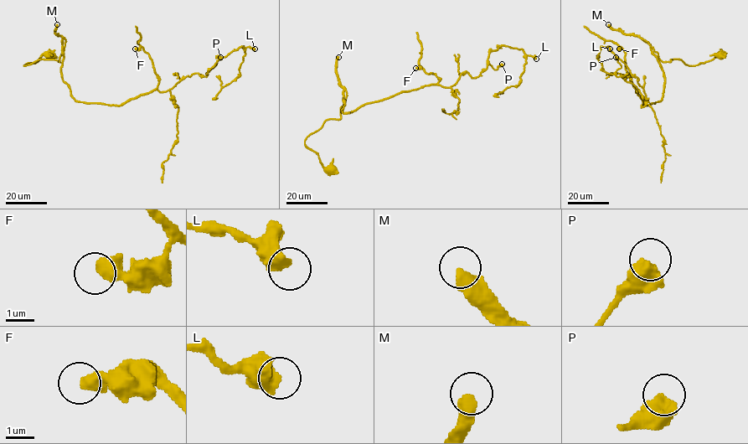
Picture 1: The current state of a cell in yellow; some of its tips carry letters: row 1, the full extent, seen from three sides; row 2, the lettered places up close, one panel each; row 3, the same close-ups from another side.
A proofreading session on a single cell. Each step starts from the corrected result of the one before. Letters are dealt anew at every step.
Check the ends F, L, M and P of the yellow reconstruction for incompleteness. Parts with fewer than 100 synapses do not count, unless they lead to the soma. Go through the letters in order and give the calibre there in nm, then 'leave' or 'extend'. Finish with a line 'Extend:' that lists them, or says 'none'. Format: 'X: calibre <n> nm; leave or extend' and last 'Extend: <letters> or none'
F: calibre 550 nm; leave
L: calibre 600 nm; leave
M: calibre 500 nm; extend
P: calibre 550 nm; leave
Extend: M

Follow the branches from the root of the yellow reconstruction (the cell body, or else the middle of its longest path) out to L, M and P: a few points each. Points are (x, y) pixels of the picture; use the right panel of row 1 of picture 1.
L: (720, 55), (662, 62), (642, 38), (665, 80), (644, 105), (628, 73), (603, 69), (610, 49)
M: (720, 55), (693, 65), (678, 59), (662, 62), (647, 41), (637, 35), (614, 30), (608, 24)
P: (720, 55), (662, 62), (642, 38), (665, 80), (662, 99), (646, 105), (629, 74), (616, 74), (616, 57)

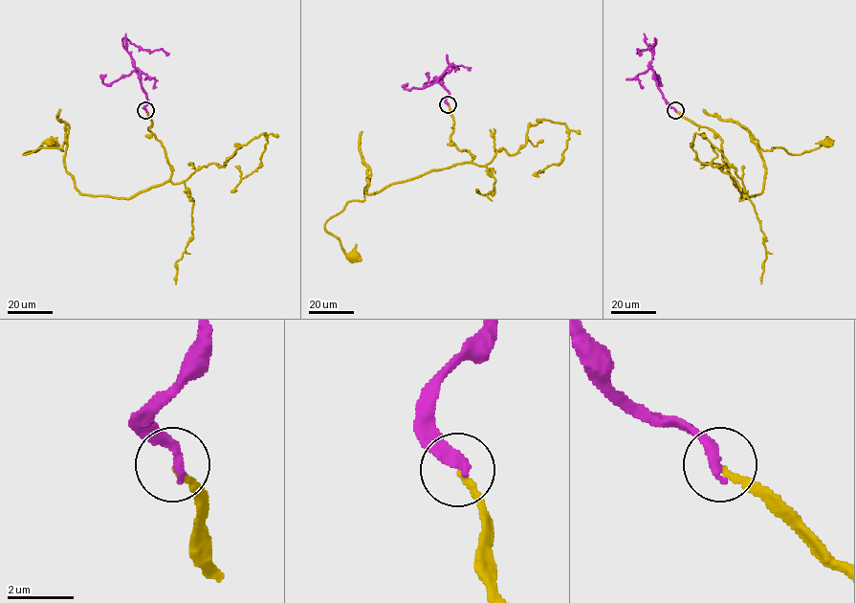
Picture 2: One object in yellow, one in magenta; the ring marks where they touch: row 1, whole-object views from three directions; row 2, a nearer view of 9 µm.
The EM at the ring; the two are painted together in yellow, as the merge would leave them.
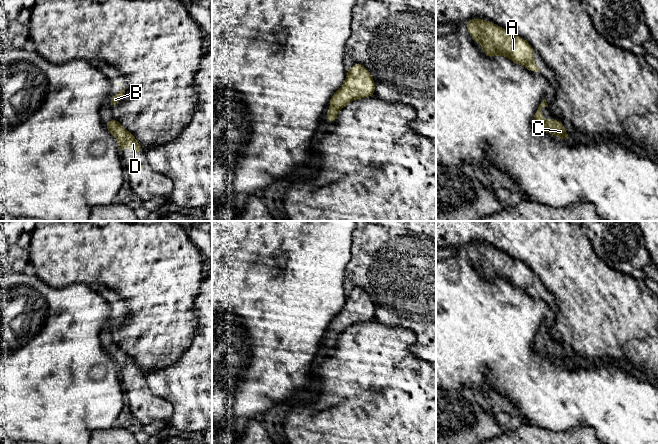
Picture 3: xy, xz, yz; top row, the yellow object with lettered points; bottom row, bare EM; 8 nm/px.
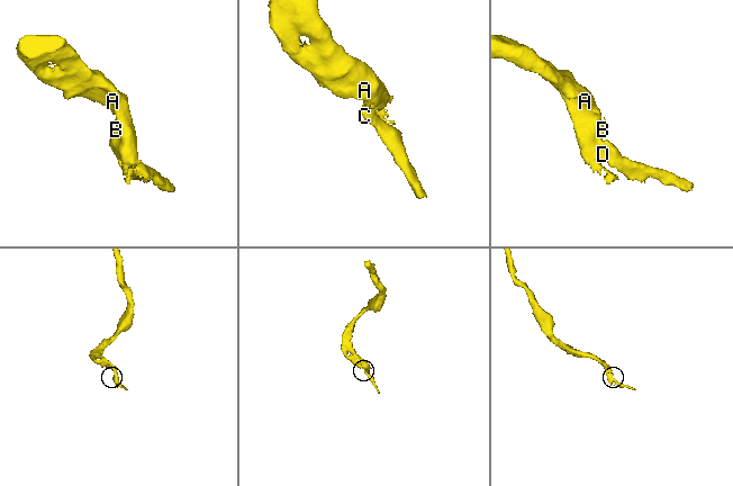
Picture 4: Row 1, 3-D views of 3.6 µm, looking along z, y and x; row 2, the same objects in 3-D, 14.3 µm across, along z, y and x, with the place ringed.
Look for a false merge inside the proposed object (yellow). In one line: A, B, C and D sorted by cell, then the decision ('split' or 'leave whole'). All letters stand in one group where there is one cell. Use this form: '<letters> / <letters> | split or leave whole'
A B C D | leave whole

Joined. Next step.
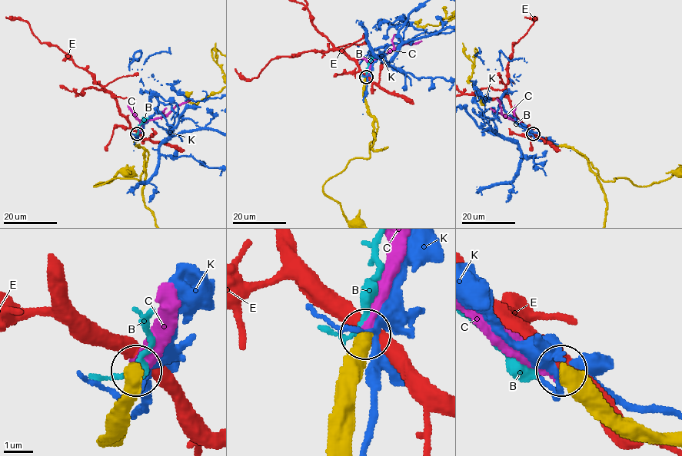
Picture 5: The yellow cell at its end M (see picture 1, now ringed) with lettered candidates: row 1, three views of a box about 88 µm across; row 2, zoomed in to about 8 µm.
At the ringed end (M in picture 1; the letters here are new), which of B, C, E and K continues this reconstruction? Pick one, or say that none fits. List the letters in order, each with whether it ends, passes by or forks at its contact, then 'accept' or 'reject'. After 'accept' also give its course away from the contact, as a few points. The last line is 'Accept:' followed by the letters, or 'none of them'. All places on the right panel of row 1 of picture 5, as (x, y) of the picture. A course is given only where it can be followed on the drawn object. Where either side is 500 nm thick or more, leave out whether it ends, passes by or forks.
B: reject
C: accept
E: reject
K: reject
Accept: C

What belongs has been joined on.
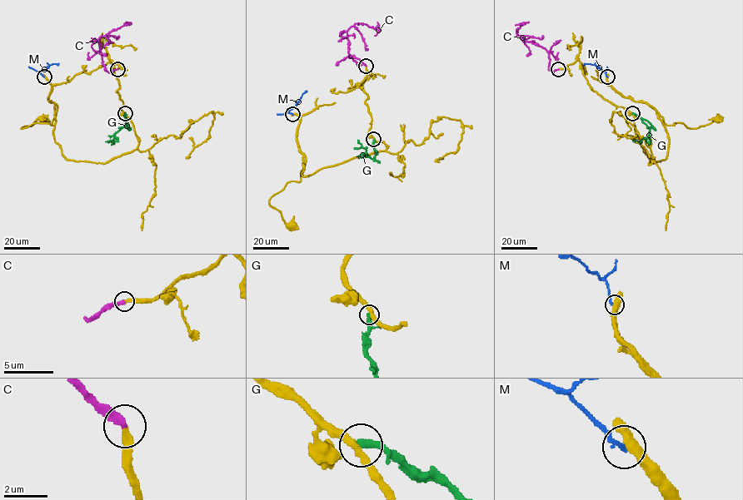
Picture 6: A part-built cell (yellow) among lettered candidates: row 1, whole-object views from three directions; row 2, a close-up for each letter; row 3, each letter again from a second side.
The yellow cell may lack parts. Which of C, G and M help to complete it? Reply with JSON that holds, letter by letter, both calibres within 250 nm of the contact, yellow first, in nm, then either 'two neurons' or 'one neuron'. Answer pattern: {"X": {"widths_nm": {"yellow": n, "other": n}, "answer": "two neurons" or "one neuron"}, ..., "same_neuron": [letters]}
{"C": {"widths_nm": {"yellow": 320, "other": 320}, "answer": "one neuron"}, "G": {"widths_nm": {"yellow": 320, "other": 360}, "answer": "two neurons"}, "M": {"widths_nm": {"yellow": 440, "other": 200}, "answer": "two neurons"}, "same_neuron": ["C"]}

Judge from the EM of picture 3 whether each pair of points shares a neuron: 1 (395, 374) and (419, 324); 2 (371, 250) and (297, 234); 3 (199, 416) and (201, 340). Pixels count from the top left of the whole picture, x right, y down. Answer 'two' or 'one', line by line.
1: two
2: two
3: one

